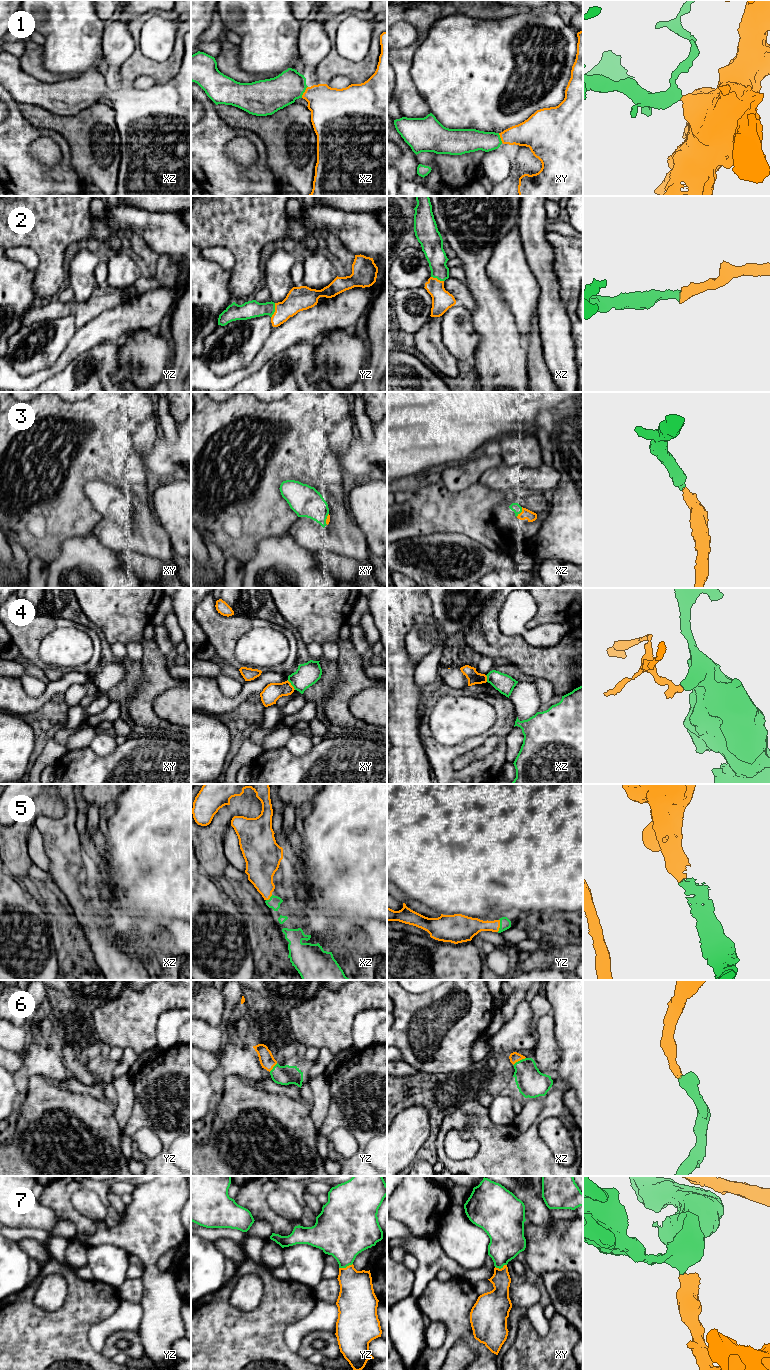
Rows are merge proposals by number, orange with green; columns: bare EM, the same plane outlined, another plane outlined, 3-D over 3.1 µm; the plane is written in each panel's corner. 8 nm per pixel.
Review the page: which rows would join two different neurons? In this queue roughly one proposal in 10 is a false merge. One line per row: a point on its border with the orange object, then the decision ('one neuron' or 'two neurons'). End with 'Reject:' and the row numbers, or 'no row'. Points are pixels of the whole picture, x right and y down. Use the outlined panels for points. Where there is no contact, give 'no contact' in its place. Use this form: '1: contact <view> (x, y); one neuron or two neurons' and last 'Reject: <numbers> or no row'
1: contact xz (304, 92); one neuron
2: contact yz (275, 310); one neuron
3: contact xz (521, 512); one neuron
4: contact xy (291, 685); two neurons
5: contact yz (499, 925); one neuron
6: contact xz (519, 1060); one neuron
7: contact yz (346, 1267); one neuron
Reject: 4

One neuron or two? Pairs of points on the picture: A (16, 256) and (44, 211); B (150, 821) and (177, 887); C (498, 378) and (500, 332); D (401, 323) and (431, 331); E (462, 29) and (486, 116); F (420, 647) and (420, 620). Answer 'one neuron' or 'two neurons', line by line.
A: two neurons
B: one neuron
C: one neuron
D: two neurons
E: one neuron
F: one neuron

